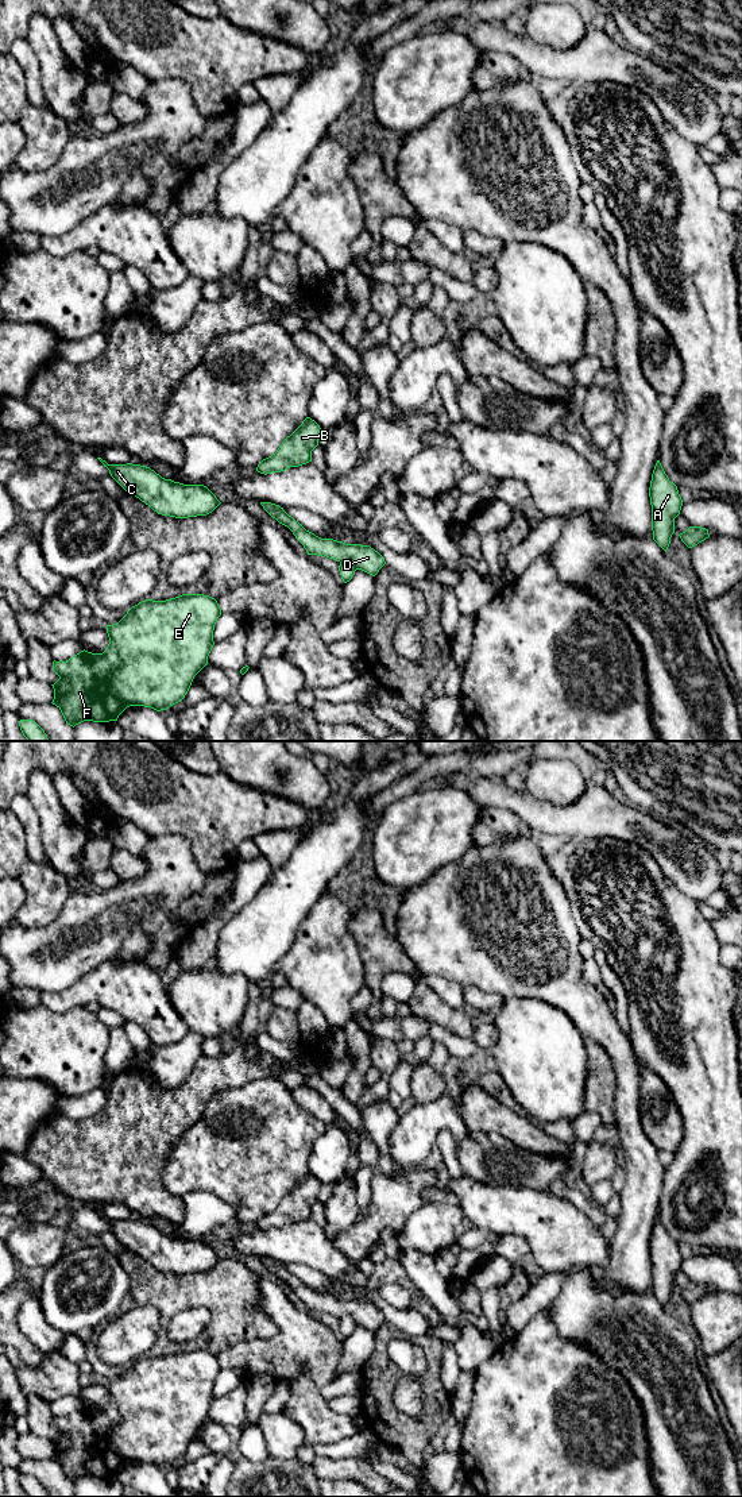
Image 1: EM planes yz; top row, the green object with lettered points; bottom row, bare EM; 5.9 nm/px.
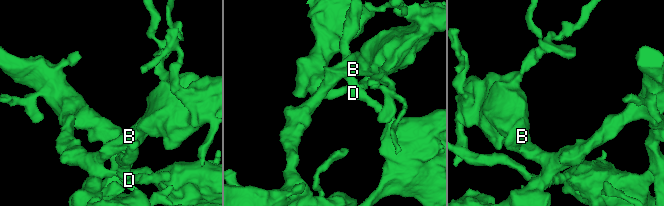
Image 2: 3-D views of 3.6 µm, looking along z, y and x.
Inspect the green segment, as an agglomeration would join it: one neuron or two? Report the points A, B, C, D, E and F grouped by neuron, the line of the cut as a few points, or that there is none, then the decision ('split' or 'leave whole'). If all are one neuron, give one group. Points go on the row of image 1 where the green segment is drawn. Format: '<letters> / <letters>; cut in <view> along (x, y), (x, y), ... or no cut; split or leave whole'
A B E F / C D; cut in yz along (340, 560), (350, 560), (356, 568); split

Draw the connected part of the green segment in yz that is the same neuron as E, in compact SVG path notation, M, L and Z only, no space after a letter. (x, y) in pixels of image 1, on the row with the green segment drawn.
M204 594L139 602L119 622L105 626L109 644L103 653L84 649L66 661L53 661L53 671L59 679L51 684L51 703L73 728L84 721L117 721L130 706L156 711L169 709L185 698L194 676L208 664L220 616L217 601Z

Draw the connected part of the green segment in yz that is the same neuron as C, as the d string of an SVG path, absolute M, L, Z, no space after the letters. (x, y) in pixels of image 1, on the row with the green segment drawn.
M97 458L104 467L109 470L111 477L128 493L148 505L154 512L162 516L175 518L188 518L206 516L212 513L221 502L204 485L183 485L171 479L165 479L154 470L140 464L108 464L101 458Z

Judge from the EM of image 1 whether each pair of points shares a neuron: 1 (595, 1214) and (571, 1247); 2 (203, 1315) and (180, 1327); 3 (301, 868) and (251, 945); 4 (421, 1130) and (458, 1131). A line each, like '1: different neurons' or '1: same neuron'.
1: different neurons
2: same neuron
3: same neuron
4: same neuron

